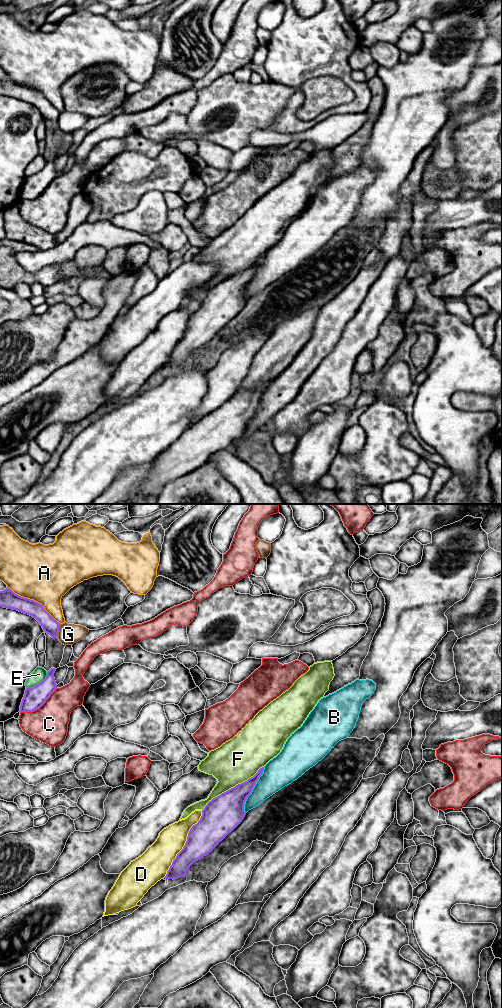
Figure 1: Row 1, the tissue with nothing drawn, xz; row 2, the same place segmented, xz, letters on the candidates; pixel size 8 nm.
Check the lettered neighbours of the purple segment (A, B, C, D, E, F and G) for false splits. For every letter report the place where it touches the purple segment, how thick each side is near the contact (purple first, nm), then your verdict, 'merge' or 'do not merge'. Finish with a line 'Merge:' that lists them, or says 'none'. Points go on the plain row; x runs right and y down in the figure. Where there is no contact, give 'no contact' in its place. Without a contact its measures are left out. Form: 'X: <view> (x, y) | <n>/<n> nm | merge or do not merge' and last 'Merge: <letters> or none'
A: xz (33, 88) | 140/460 nm | do not merge
B: xz (252, 277) | 260/240 nm | do not merge
C: xz (39, 195) | 170/300 nm | do not merge
D: xz (185, 331) | 240/240 nm | do not merge
E: xz (39, 171) | 170/110 nm | do not merge
F: xz (231, 276) | 300/360 nm | do not merge
G: xz (58, 119) | 130/170 nm | do not merge
Merge: none

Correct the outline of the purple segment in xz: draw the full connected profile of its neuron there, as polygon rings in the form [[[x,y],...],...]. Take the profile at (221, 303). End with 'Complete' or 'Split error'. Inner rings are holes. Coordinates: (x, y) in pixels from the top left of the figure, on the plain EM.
[[[264,255],[260,256],[247,269],[236,273],[207,291],[202,298],[200,308],[190,317],[185,334],[173,348],[164,366],[175,368],[185,365],[194,350],[211,341],[242,310],[246,303],[245,289],[263,258]]]. Complete

